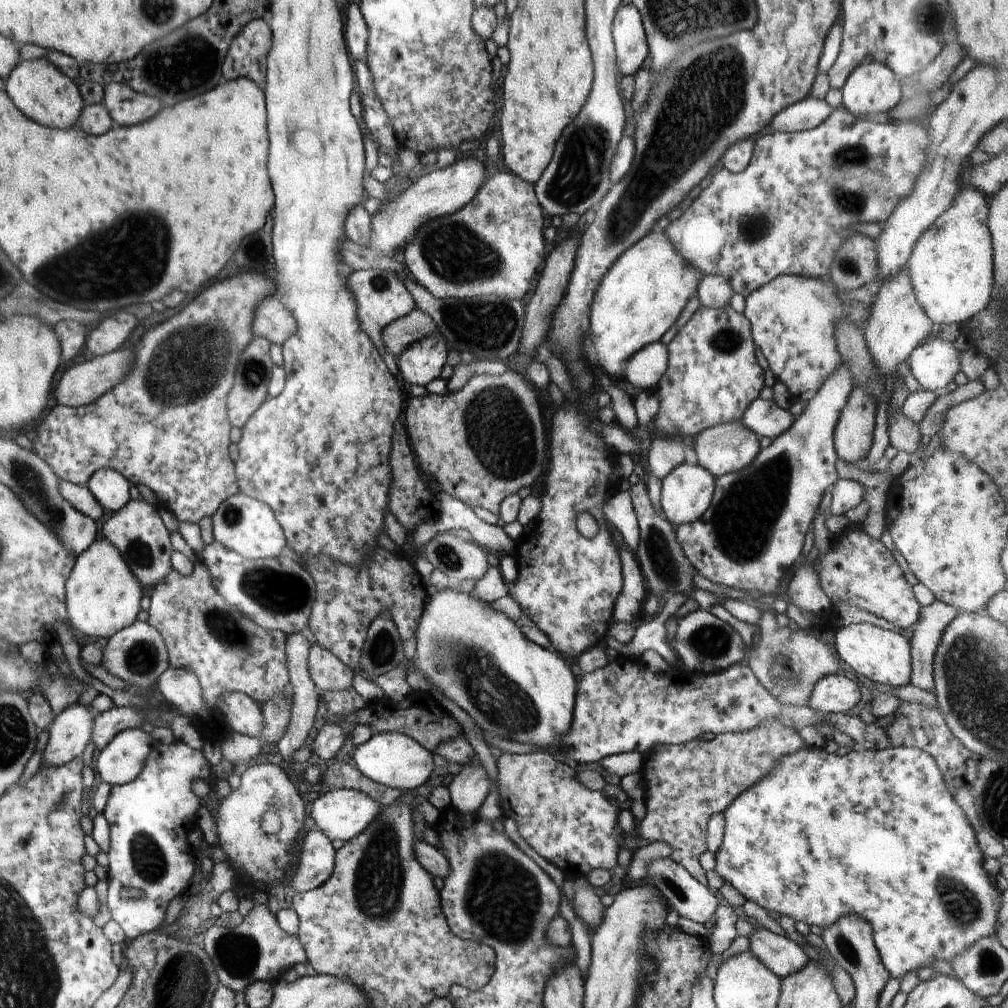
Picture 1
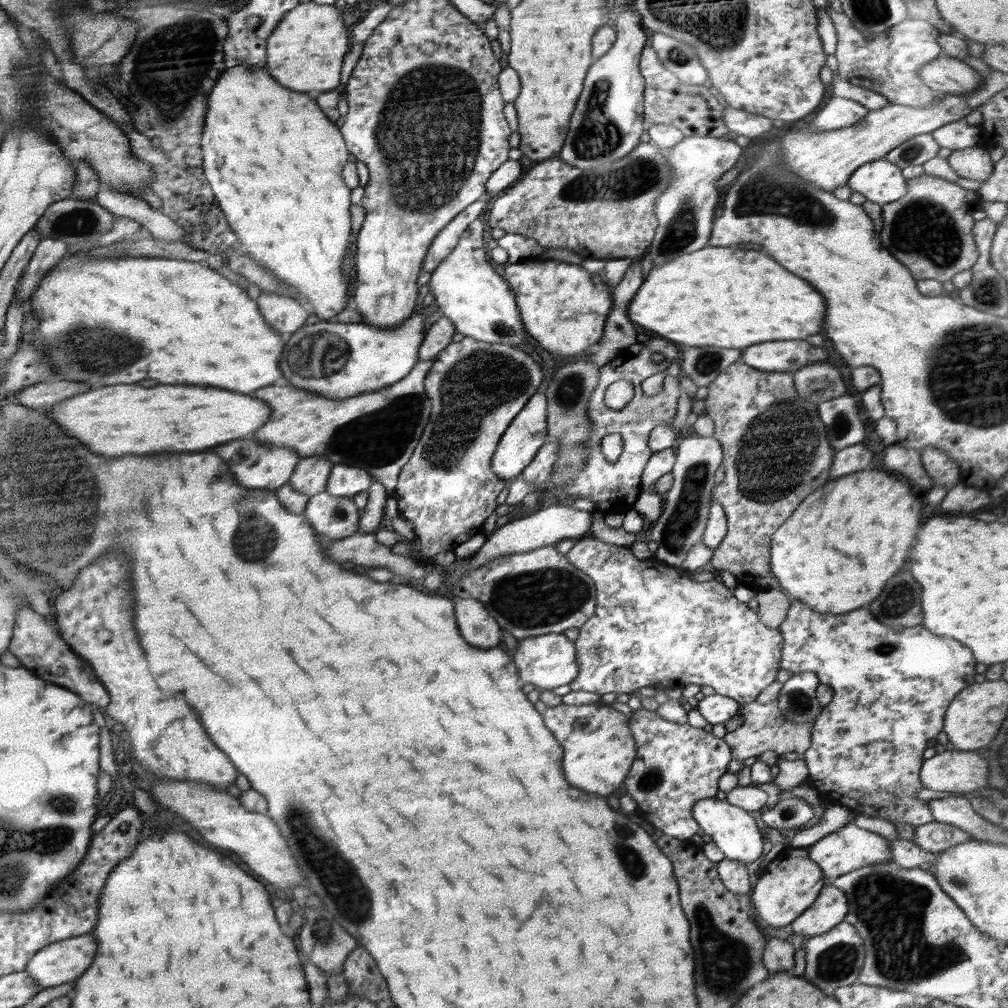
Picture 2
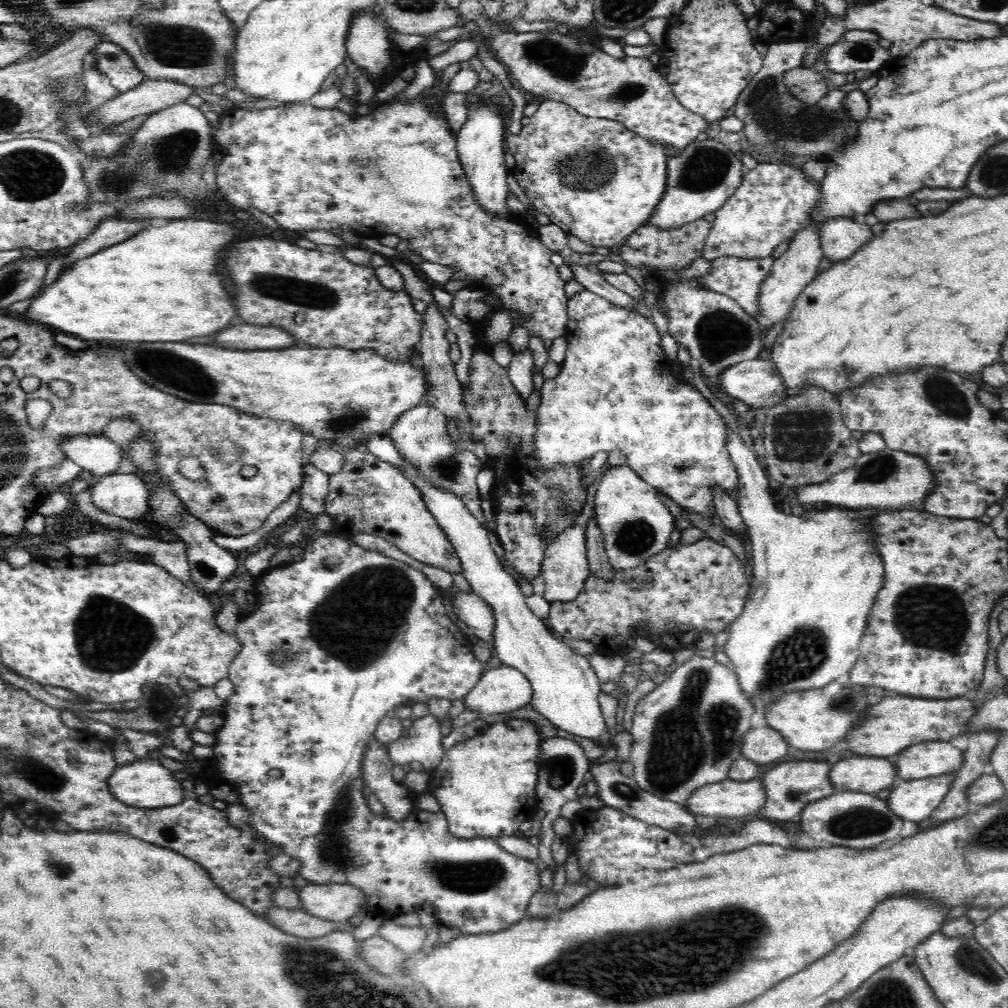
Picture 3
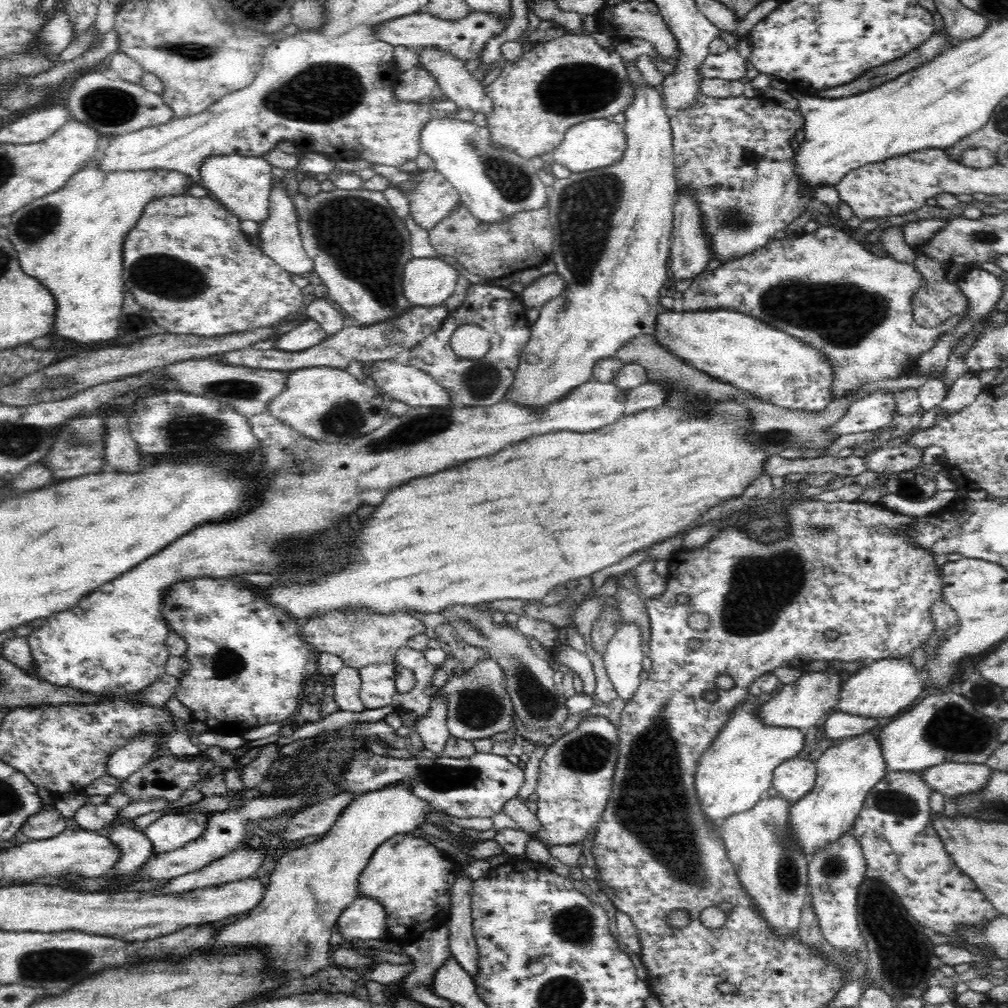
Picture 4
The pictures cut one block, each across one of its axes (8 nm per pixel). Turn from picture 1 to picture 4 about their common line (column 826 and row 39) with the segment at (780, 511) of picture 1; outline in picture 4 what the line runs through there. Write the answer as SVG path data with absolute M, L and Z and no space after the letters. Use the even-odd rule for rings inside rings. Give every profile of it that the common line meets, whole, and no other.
M420 10L419 13L394 18L378 25L374 30L374 37L394 47L442 49L466 63L468 60L478 58L486 48L488 40L501 34L506 26L504 21L498 19L498 15L490 15L490 13L472 11L467 18L462 18L460 21L446 21Z

